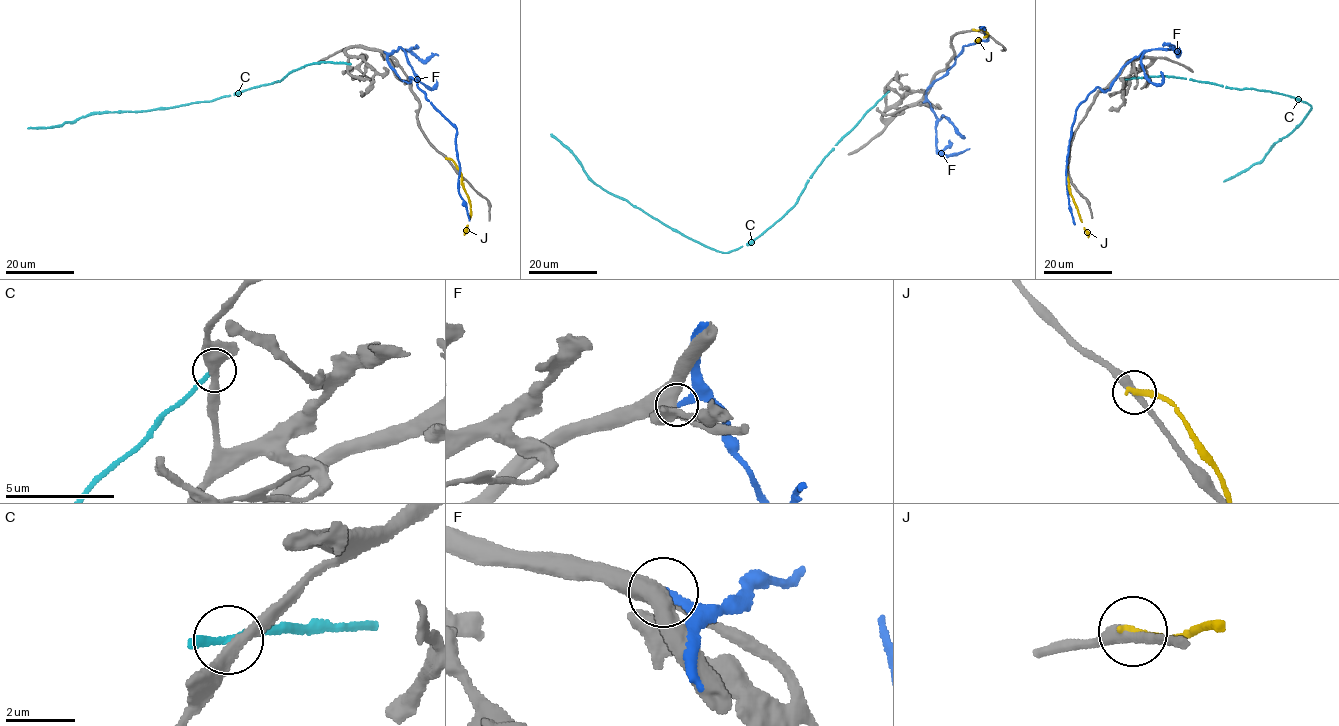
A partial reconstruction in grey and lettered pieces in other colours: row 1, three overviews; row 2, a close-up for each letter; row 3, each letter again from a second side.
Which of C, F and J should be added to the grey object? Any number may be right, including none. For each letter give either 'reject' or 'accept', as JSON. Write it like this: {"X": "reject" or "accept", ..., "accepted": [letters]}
{"C": "reject", "F": "reject", "J": "reject", "accepted": []}

